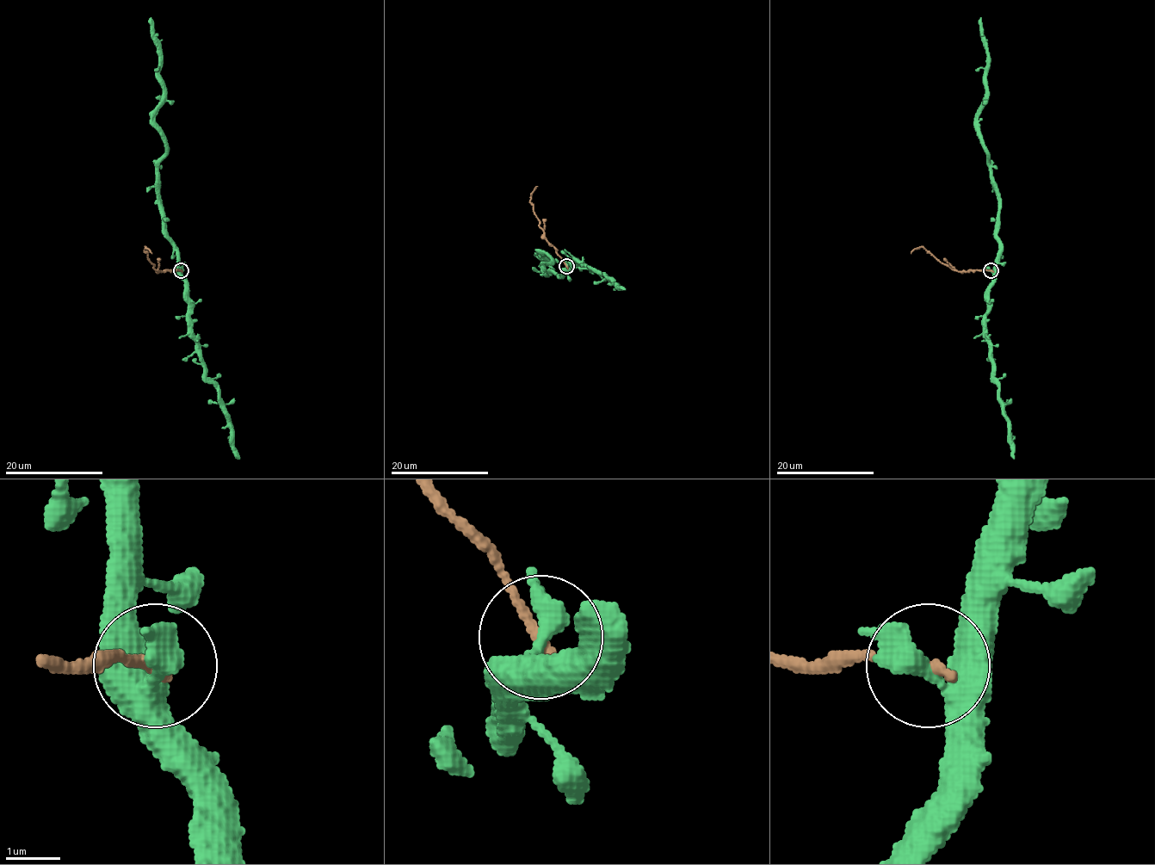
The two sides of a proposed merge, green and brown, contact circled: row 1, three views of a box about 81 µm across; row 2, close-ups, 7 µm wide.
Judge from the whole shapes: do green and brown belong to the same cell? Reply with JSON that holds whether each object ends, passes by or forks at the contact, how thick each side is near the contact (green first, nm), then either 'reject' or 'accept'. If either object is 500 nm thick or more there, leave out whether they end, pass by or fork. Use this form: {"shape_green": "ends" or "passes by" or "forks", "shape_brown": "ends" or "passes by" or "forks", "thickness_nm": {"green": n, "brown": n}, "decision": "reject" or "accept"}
{"shape_green": "passes by", "shape_brown": "ends", "thickness_nm": {"green": 420, "brown": 200}, "decision": "reject"}

